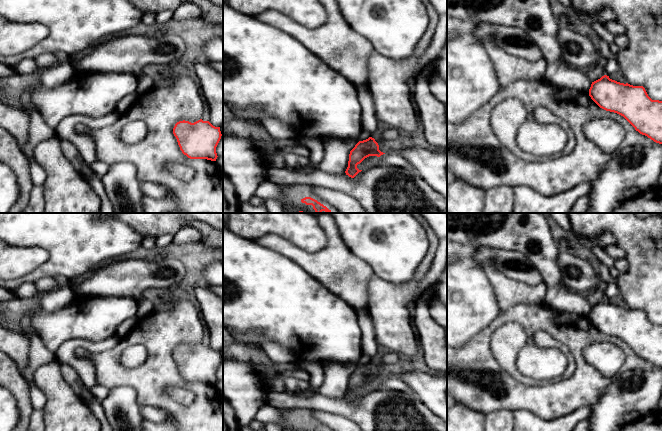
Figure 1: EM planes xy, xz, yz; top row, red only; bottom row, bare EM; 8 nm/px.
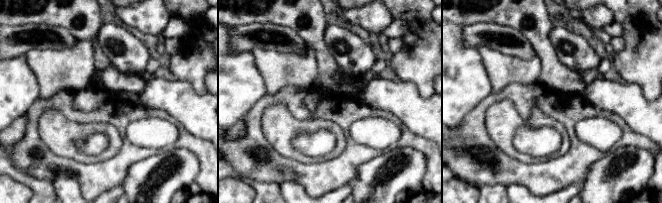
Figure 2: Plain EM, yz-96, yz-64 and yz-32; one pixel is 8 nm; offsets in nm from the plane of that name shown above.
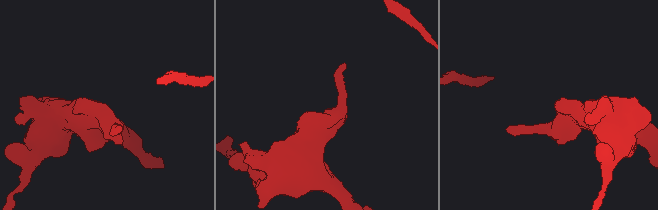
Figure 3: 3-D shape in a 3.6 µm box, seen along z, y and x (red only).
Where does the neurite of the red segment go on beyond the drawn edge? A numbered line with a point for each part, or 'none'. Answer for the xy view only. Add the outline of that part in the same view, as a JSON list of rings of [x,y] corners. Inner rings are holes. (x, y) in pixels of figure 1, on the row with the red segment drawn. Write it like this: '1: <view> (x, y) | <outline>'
none

